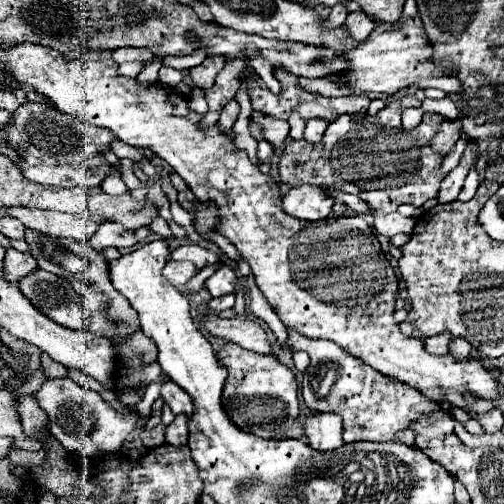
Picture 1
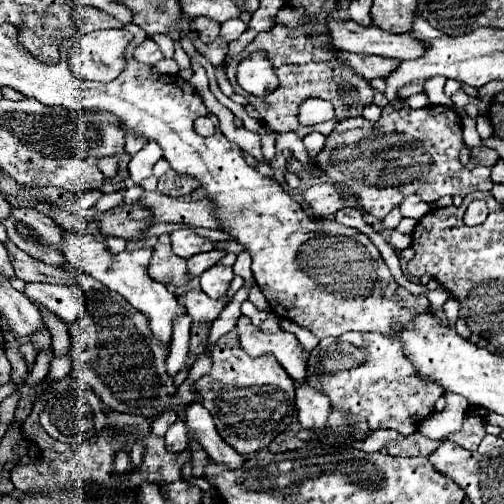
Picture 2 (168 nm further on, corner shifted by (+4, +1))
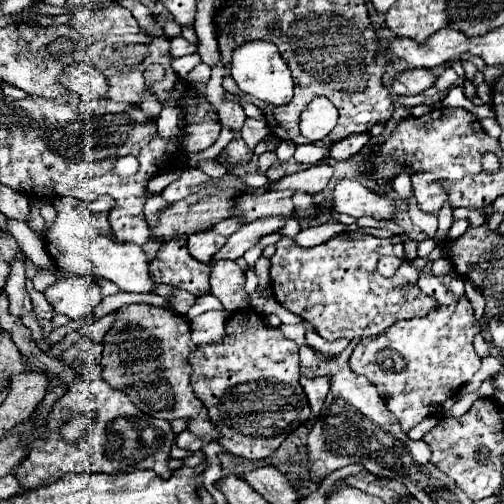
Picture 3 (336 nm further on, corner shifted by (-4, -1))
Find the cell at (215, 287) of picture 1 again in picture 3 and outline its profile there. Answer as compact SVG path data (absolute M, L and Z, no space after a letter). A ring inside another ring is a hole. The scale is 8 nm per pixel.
M218 260L216 266L212 266L210 286L210 292L224 304L226 312L238 310L248 296L244 292L244 272L232 260Z

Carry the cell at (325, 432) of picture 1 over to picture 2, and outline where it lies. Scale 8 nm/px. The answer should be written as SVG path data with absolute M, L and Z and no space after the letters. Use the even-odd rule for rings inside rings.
M304 382L296 388L296 408L304 430L322 430L332 412L328 396Z

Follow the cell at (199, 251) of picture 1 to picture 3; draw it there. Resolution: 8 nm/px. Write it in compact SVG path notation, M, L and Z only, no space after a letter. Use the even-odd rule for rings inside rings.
M210 230L206 232L196 232L188 236L188 252L198 260L198 262L210 262L210 258L224 246L226 238L218 236Z

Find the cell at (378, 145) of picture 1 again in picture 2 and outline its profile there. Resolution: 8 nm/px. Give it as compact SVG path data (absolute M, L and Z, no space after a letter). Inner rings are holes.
M404 100L404 108L394 110L390 104L382 110L382 116L378 122L368 122L364 118L352 118L344 124L336 126L336 130L326 138L326 146L316 156L316 164L320 170L334 182L340 184L340 188L352 190L350 194L362 204L362 208L376 216L386 218L386 214L398 206L406 196L418 194L424 202L438 202L442 196L468 196L474 190L492 190L490 172L492 166L500 160L498 152L486 146L468 148L470 150L470 162L460 162L460 150L464 146L462 140L462 118L448 106L426 106L420 110L412 110Z

